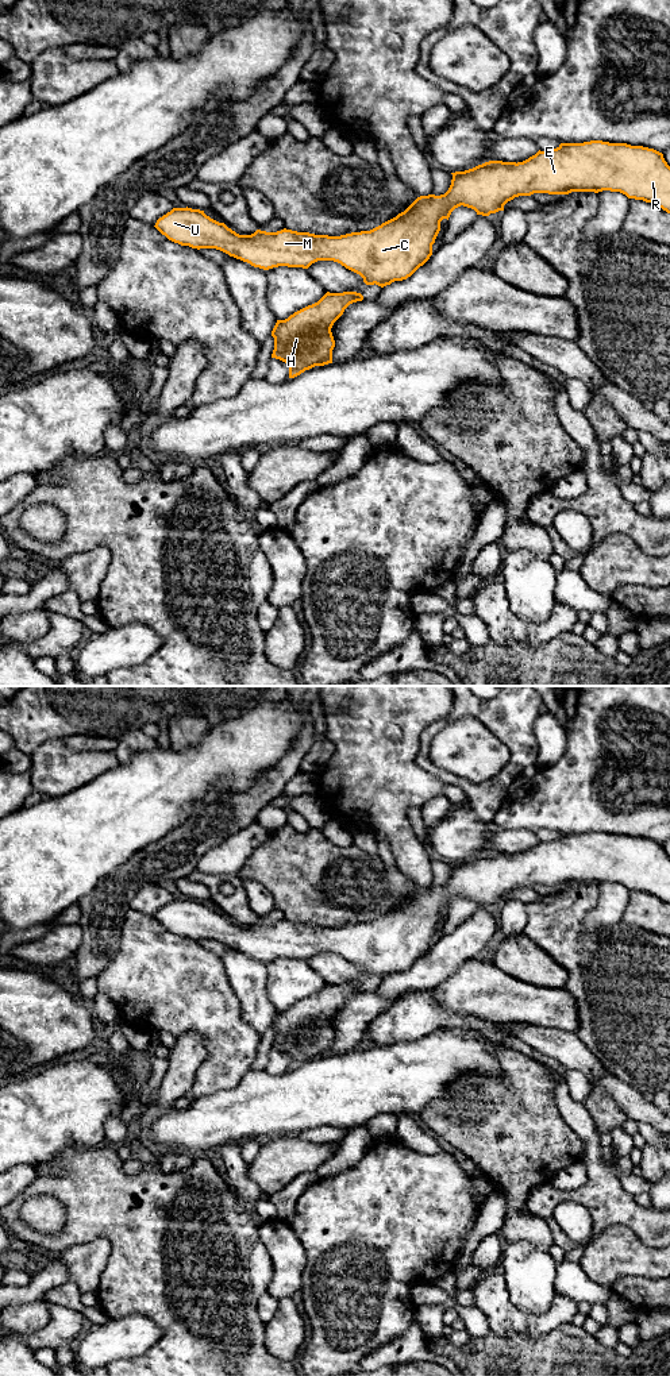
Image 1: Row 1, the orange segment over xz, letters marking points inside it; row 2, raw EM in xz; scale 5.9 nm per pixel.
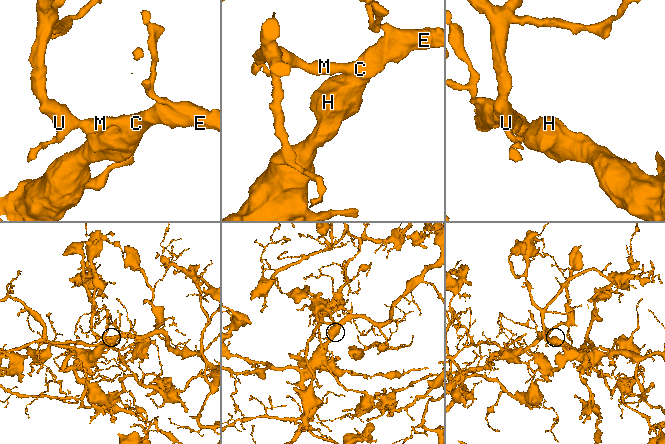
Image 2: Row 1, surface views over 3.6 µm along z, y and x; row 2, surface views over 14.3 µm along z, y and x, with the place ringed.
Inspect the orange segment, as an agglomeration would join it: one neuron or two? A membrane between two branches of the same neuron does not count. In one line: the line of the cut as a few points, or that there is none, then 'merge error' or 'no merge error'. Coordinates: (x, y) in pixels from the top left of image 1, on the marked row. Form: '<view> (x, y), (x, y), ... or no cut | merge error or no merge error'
no cut | no merge error

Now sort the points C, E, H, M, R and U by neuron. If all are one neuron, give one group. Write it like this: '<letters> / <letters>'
C E H M R U

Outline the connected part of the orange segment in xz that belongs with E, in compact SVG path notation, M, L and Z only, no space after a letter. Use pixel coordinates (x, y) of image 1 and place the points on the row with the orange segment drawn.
M590 140L584 143L561 143L557 149L538 151L523 162L489 161L465 171L451 173L453 180L444 194L420 196L404 212L382 223L381 226L361 232L351 232L340 236L315 235L309 232L297 232L281 230L266 232L257 230L251 235L239 235L224 223L219 223L200 209L173 208L159 217L155 228L169 240L192 248L216 248L230 257L250 263L254 267L269 270L278 266L308 269L317 261L334 261L346 269L359 274L366 285L378 285L381 288L394 281L403 281L411 277L432 255L432 244L440 231L440 221L450 217L451 212L463 205L471 208L477 215L489 216L504 211L504 205L519 196L531 196L534 193L569 194L571 192L620 192L628 199L643 200L670 213L670 166L663 154L643 146L631 146L627 143L609 143L602 140Z

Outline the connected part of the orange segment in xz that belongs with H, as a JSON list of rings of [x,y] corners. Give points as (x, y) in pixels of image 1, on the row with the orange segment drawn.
[[[327,292],[317,302],[285,320],[277,320],[272,331],[274,338],[272,358],[289,366],[289,378],[315,366],[332,363],[335,340],[331,328],[350,304],[362,300],[363,296],[357,292]]]

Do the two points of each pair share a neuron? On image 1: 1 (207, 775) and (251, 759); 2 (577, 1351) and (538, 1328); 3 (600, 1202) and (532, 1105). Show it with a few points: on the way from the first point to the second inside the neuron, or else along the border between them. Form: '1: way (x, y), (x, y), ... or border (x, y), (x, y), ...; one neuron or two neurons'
1: way (218, 764), (224, 759), (241, 759); one neuron
2: border (557, 1329), (538, 1337), (515, 1333); two neurons
3: border (572, 1129), (584, 1141), (581, 1160); two neurons

